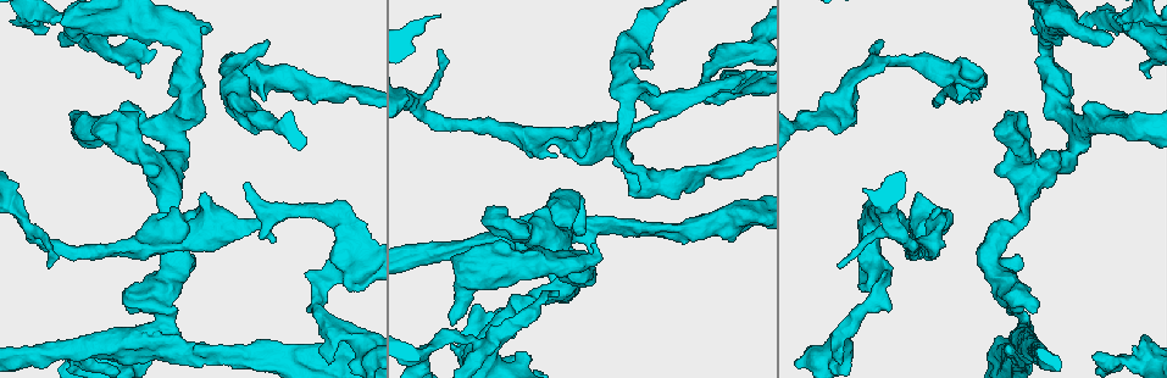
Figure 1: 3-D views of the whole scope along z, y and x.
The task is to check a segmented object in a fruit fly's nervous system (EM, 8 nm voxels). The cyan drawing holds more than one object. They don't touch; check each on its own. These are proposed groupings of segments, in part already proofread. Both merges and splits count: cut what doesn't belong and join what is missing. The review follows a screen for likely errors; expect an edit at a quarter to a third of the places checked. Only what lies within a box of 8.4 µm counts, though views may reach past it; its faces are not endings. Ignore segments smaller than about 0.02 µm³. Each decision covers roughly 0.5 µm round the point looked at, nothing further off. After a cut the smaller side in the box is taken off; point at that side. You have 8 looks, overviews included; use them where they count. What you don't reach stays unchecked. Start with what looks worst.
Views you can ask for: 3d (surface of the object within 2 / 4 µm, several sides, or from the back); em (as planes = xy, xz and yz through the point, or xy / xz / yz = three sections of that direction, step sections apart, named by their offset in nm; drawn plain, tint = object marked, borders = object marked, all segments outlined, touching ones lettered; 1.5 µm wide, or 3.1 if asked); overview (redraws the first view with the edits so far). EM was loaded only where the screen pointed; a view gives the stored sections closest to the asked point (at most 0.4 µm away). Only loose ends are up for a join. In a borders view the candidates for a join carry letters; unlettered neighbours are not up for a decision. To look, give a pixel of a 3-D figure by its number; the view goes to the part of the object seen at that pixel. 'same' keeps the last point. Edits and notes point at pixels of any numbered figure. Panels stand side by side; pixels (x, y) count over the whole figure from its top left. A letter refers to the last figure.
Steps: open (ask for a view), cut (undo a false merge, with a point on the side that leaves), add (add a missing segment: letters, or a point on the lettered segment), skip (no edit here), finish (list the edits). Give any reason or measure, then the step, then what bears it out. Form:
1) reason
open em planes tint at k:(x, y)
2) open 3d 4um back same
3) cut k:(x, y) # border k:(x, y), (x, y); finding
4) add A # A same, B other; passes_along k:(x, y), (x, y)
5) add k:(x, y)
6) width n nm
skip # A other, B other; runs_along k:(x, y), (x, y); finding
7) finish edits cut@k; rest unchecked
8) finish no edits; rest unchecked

tapers out
open 3d 2um at 1:(838, 263)

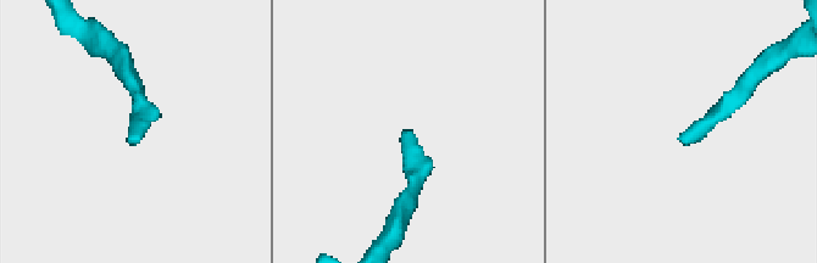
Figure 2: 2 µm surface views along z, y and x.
now the EM
open em planes tint at 2:(407, 129)

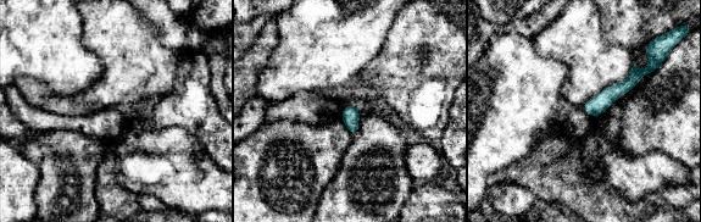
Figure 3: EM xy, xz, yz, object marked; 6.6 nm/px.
see the neighbours
open em planes borders same

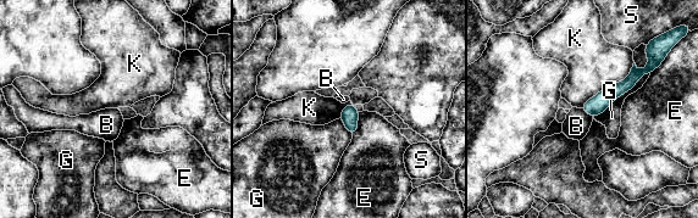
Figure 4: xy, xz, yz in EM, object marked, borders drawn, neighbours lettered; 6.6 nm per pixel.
skip # B other, E other, G other, K other, S other; runs_along 4:(638, 73), (596, 106), (586, 107); no lettered segment goes on from it

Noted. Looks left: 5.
an open end
open 3d 4um at 1:(1026, 115)

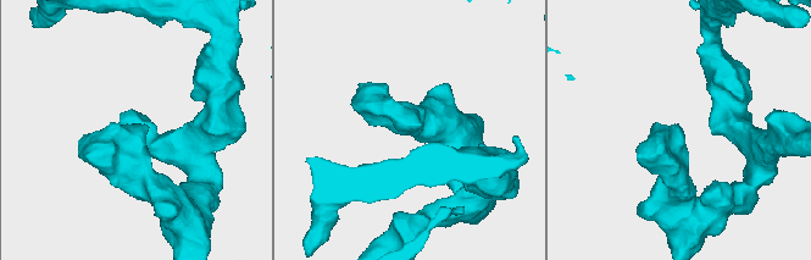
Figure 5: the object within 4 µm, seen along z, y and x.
need the tissue
open em planes borders at 5:(678, 129)

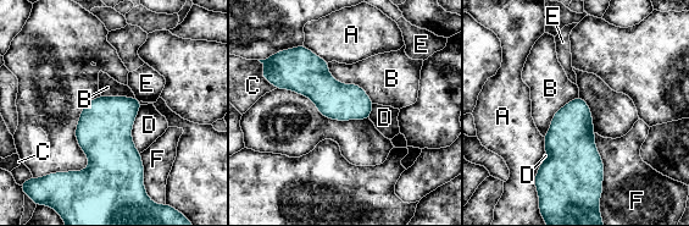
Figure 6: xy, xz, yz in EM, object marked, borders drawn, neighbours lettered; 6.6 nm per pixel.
skip # A other, B other, C other, D other, E other, F other; border 6:(327, 62), (373, 103); none of them fits

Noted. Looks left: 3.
free end
open 3d 2um at 1:(204, 341)

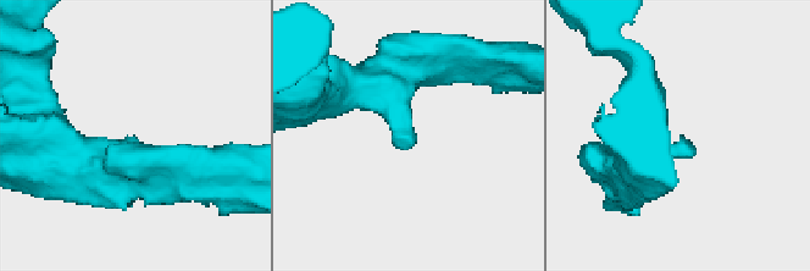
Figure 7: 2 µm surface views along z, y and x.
open em planes borders at 7:(690, 145)

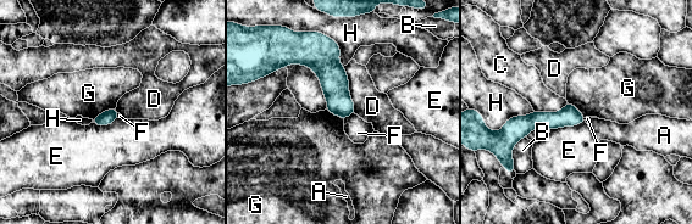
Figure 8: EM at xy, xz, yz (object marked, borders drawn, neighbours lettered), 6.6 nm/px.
skip # A other, B other, C other, D other, E other, F other, G other, H other; border 8:(115, 107), (106, 108), (92, 119); none of them fits

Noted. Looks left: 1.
finish no edits; rest unchecked

